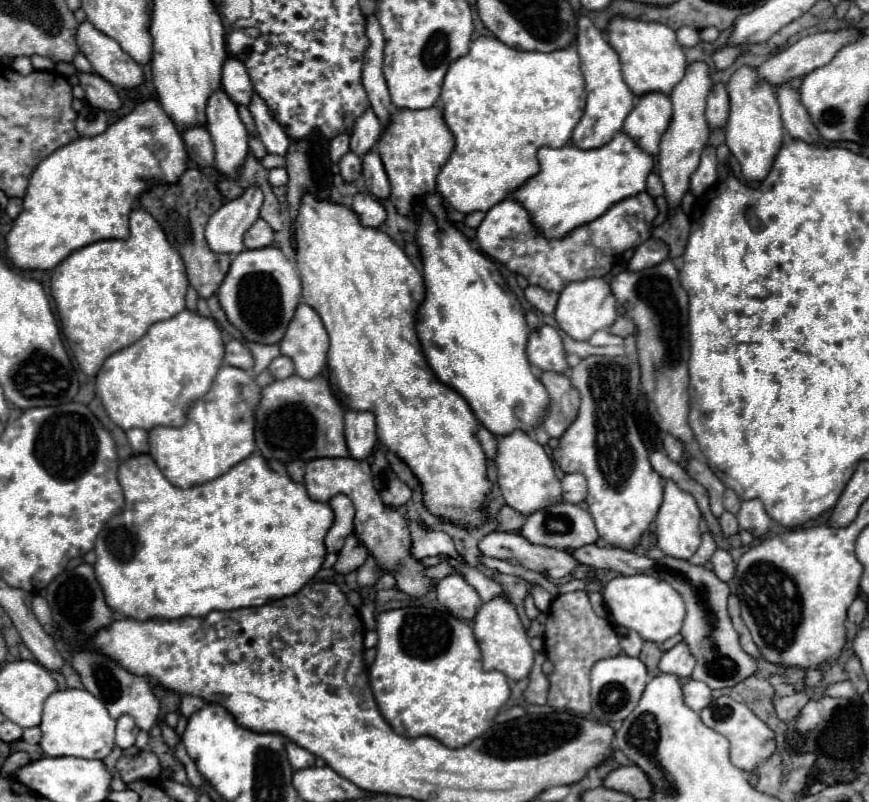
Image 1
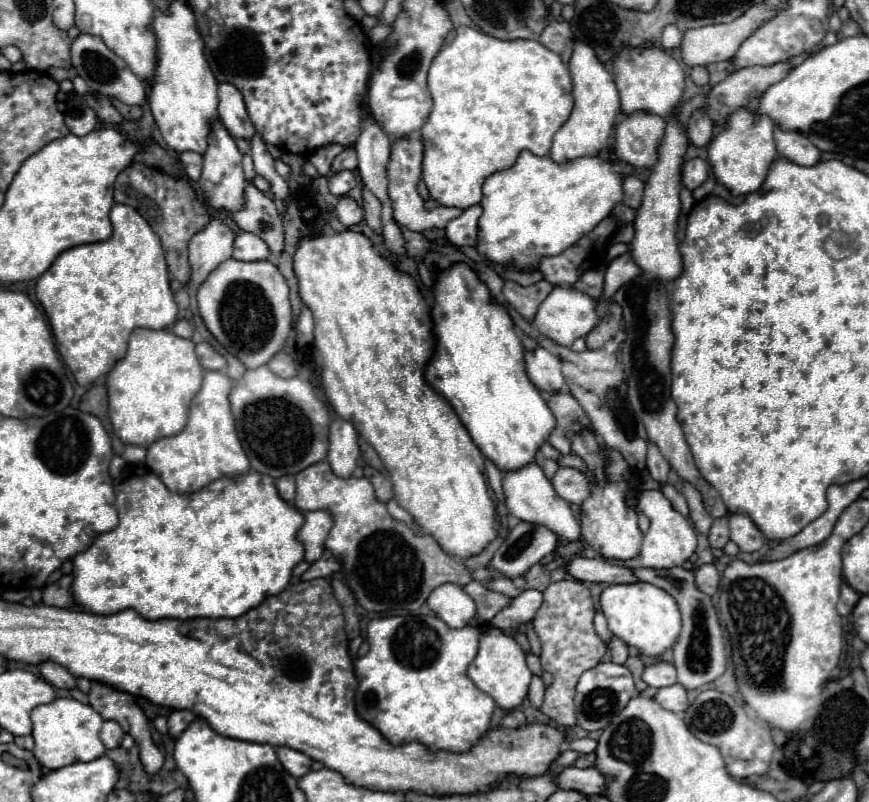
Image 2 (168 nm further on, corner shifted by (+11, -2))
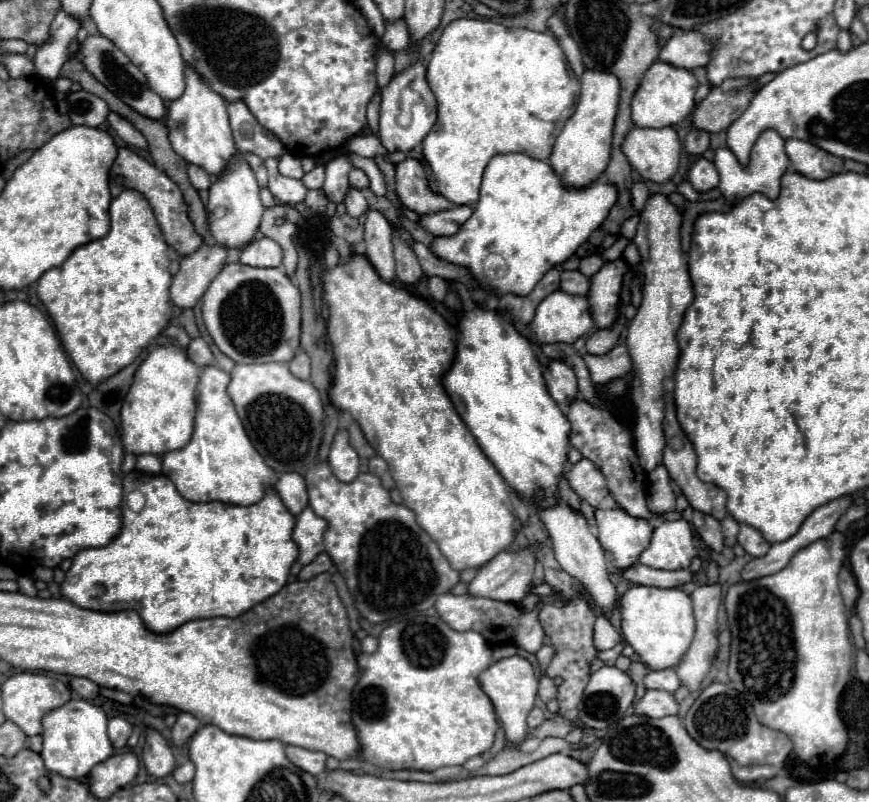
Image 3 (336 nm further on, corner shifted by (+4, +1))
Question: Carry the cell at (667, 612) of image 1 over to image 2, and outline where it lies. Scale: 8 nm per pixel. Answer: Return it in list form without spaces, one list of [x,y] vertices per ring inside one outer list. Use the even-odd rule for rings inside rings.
[[[647,582],[615,584],[605,588],[601,594],[601,610],[607,618],[611,634],[623,640],[627,646],[635,646],[643,656],[649,658],[659,658],[673,648],[681,632],[681,614],[675,598]]]

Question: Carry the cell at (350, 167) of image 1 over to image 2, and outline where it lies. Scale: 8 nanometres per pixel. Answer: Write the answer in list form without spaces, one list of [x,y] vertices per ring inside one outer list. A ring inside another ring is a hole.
[[[343,170],[339,174],[335,174],[333,178],[329,178],[329,190],[335,196],[345,196],[349,194],[349,190],[357,184],[357,176],[351,170]]]

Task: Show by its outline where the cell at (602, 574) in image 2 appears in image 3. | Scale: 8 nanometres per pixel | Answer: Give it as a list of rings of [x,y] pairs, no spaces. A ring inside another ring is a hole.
[[[634,563],[626,571],[618,571],[618,575],[634,585],[654,585],[654,587],[680,587],[694,577],[694,573],[686,569],[660,571],[660,569],[646,567],[642,563]]]

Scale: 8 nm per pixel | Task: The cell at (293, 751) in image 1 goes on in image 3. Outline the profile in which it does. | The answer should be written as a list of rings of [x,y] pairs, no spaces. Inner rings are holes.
[[[288,745],[286,755],[296,767],[302,767],[302,771],[306,771],[310,775],[320,775],[324,771],[326,755],[320,753],[320,751],[308,751],[308,749],[302,749],[302,747]]]

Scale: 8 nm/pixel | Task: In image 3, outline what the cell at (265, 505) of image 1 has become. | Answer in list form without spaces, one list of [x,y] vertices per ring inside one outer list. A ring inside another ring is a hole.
[[[132,471],[124,477],[124,497],[126,505],[122,507],[124,519],[120,535],[104,547],[82,549],[74,557],[60,587],[64,597],[84,609],[134,609],[154,633],[168,633],[192,619],[218,615],[238,617],[256,603],[276,595],[286,585],[290,567],[298,559],[298,547],[294,547],[292,539],[296,517],[282,507],[282,499],[278,499],[278,493],[272,487],[258,503],[246,507],[222,501],[192,503],[178,495],[174,483],[166,475]]]

